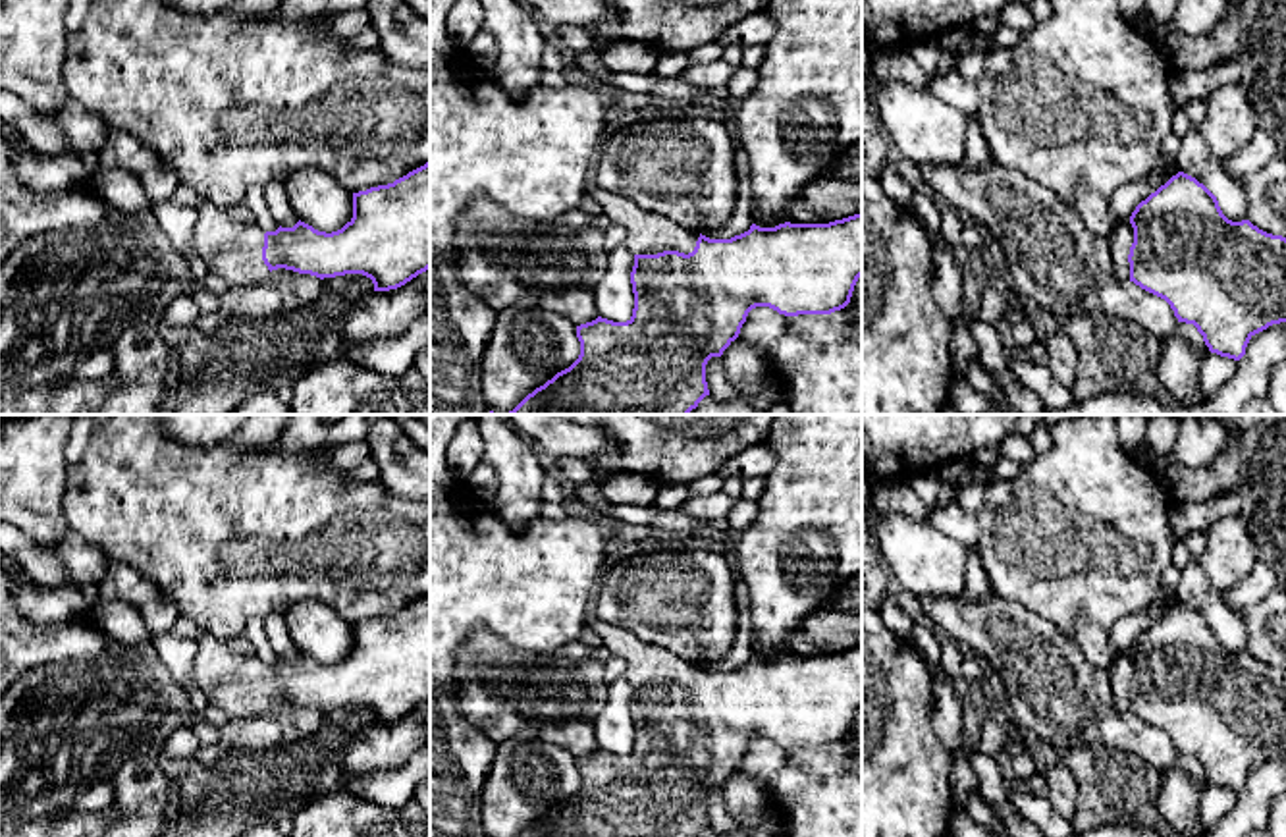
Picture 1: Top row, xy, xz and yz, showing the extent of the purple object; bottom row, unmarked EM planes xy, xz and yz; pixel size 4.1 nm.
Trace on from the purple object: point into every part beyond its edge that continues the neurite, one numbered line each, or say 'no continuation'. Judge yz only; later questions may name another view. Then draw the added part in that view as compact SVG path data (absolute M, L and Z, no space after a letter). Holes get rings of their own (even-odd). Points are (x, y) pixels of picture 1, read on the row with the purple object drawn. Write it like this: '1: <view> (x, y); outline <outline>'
1: yz (1121, 238); outline M1130 220L1118 222L1112 231L1105 237L1107 245L1111 247L1112 264L1114 264L1114 278L1118 282L1130 280L1130 247L1134 243L1134 228Z

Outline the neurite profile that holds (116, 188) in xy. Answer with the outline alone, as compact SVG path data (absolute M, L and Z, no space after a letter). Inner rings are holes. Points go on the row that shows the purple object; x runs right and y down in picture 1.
M98 168L94 172L93 191L120 212L152 210L152 202L147 197L137 176L125 170Z

